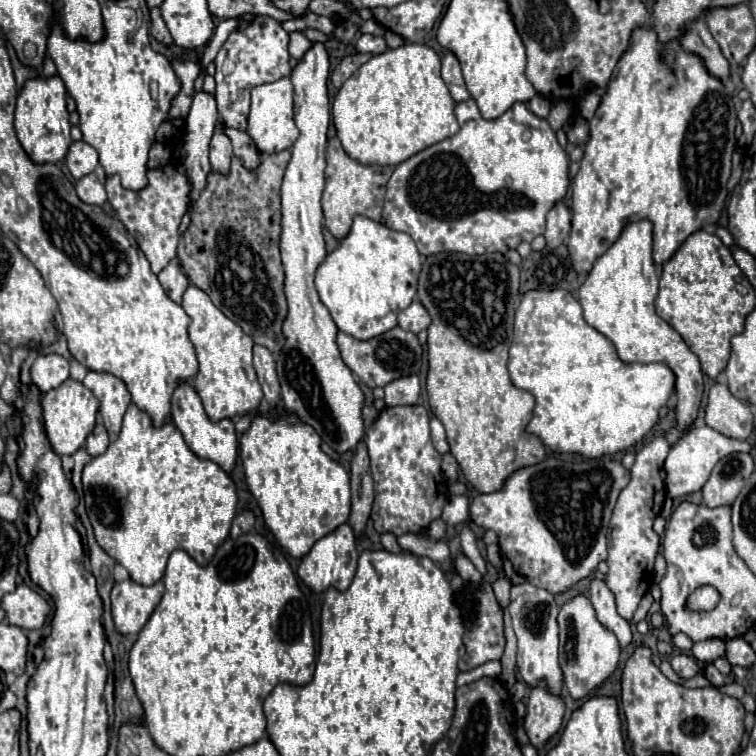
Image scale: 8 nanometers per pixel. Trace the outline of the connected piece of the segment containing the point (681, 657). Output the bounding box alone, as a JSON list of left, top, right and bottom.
[672,654,700,680]

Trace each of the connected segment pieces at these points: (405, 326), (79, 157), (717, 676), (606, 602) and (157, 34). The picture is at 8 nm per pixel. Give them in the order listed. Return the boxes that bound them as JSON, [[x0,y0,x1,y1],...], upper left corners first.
[[398,300,430,334],[66,140,98,180],[706,664,728,686],[588,578,632,648],[150,8,172,44]]

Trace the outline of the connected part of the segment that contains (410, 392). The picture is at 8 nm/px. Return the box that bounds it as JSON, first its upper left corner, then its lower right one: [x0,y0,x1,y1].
[384,376,420,406]

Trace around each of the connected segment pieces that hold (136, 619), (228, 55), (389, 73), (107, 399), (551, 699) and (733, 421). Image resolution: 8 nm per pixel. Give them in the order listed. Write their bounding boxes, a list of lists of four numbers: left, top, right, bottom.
[[110,578,162,634],[216,16,292,130],[332,42,460,166],[82,370,132,440],[524,682,564,748],[704,384,754,440]]

